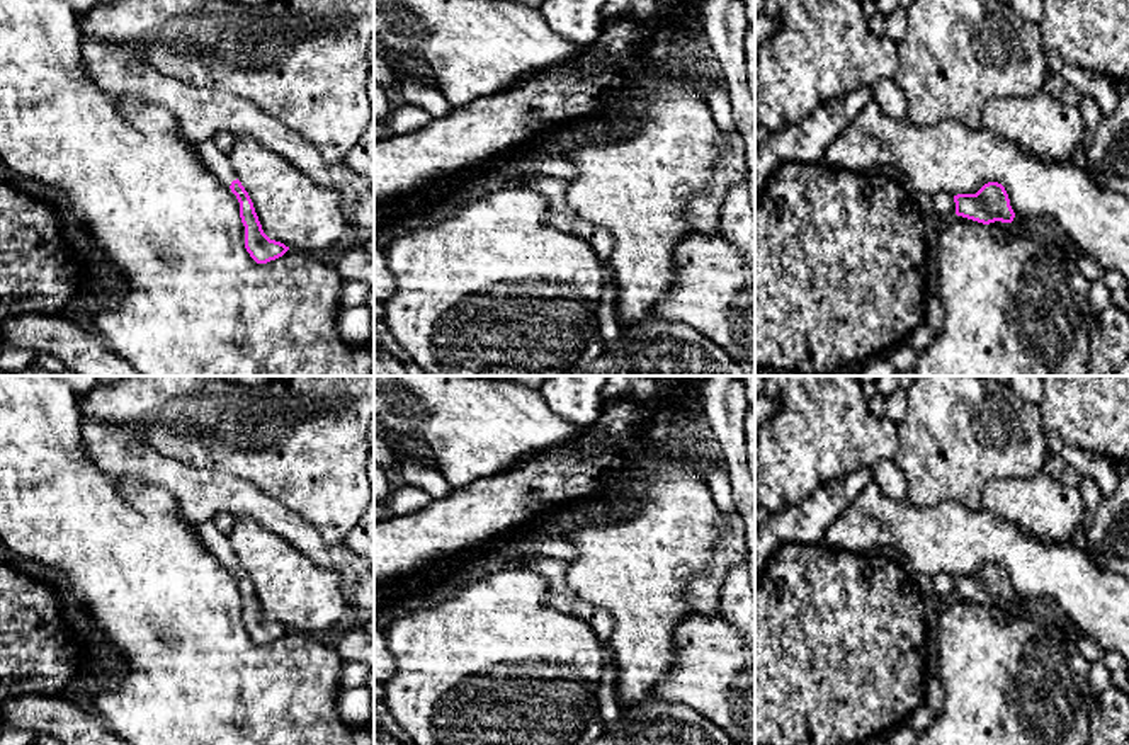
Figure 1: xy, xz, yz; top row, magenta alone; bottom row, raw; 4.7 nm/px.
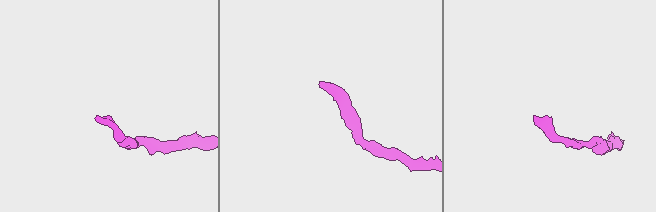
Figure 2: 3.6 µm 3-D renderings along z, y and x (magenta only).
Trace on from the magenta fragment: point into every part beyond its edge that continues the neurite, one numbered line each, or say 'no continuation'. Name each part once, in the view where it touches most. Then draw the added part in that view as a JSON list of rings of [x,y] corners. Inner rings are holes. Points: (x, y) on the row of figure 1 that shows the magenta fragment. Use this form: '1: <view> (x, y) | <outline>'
1: xy (216, 162) | [[[213,139],[196,145],[196,153],[206,168],[218,177],[224,185],[231,185],[236,180],[236,173],[228,160],[228,155],[223,153]]]

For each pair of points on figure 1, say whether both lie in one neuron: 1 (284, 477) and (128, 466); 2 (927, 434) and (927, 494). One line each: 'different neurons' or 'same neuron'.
1: different neurons
2: same neuron

